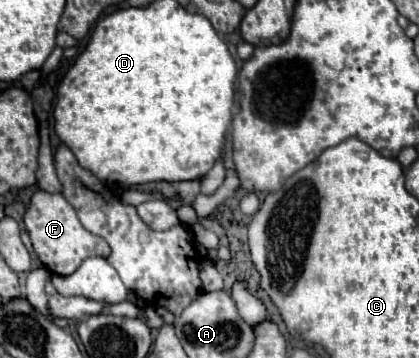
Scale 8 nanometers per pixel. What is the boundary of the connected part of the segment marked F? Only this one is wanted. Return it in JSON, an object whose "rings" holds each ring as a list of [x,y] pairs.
{"rings":[[[40,189],[34,191],[30,205],[24,213],[24,225],[30,235],[36,259],[42,265],[46,265],[48,271],[52,271],[54,275],[74,273],[80,267],[80,263],[88,257],[108,257],[110,255],[108,243],[102,237],[82,227],[76,215],[76,209],[64,199],[62,193],[46,193]]]}

